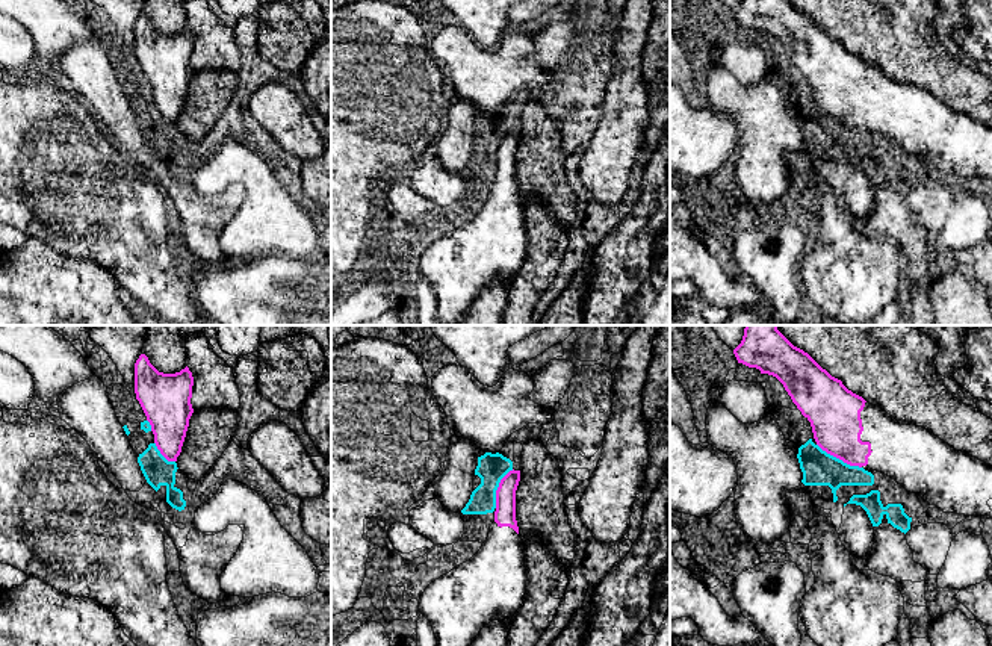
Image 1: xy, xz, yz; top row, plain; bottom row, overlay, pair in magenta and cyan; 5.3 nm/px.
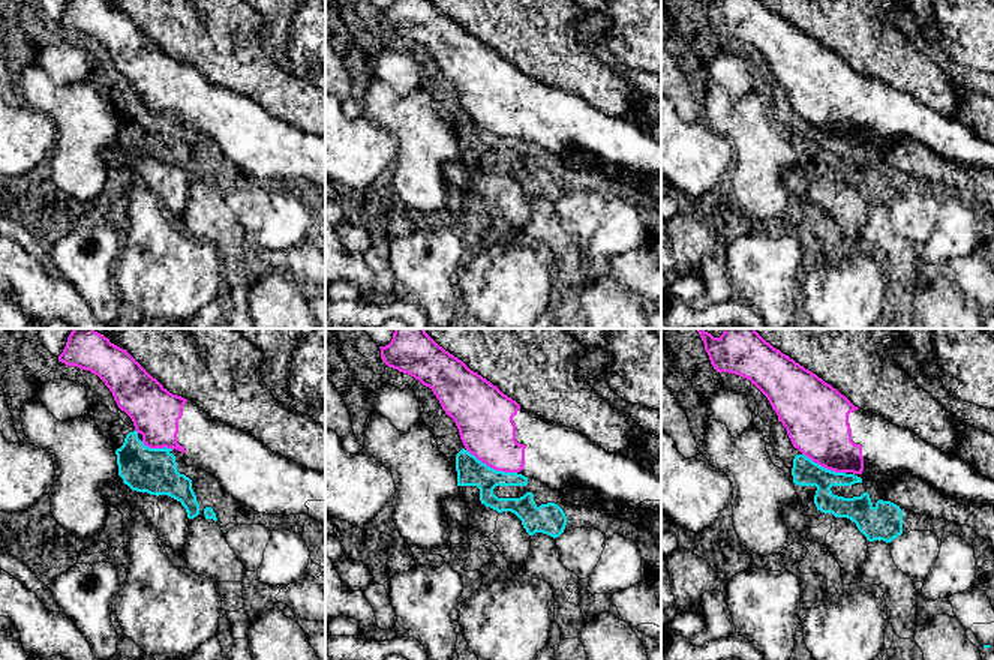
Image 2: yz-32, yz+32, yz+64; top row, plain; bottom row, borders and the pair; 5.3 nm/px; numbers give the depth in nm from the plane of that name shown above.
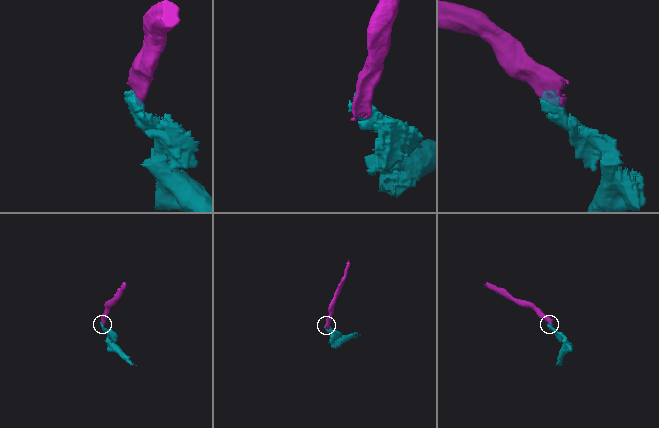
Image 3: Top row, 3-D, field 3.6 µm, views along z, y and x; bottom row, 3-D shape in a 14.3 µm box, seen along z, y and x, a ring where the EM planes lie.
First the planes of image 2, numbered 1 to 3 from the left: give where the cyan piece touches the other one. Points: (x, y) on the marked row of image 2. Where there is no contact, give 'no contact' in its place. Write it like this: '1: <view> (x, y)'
1: yz-32 (158, 447)
2: yz+32 (492, 467)
3: yz+64 (823, 467)

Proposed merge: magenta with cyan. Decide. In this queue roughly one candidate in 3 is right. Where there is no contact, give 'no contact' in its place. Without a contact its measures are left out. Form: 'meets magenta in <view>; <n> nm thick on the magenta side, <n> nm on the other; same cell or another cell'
meets magenta in yz; 280 nm thick on the magenta side, 180 nm on the other; another cell

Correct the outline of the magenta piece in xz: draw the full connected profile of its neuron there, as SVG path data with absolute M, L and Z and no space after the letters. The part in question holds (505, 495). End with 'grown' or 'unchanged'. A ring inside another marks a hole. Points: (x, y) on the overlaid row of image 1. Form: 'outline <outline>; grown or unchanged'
outline M510 471L496 490L494 522L481 549L431 582L419 599L437 646L470 646L491 620L510 626L526 593L525 545L516 520L520 471Z; grown

